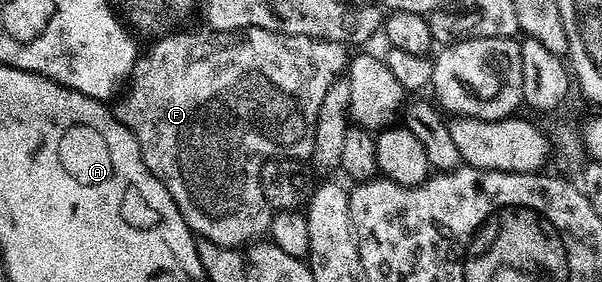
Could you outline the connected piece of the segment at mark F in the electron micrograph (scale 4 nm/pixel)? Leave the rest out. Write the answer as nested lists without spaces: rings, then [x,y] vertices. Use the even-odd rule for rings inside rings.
[[[238,29],[234,33],[214,33],[207,41],[198,33],[178,32],[174,31],[169,35],[157,38],[151,44],[154,46],[147,53],[145,50],[134,62],[130,79],[124,86],[124,92],[117,98],[118,106],[113,106],[112,112],[120,123],[124,123],[124,127],[128,127],[128,131],[132,131],[148,171],[152,171],[152,175],[156,175],[156,179],[160,179],[160,183],[164,183],[164,187],[168,187],[168,195],[172,195],[176,207],[180,207],[180,215],[184,215],[184,223],[188,223],[195,238],[211,241],[220,247],[229,249],[246,247],[265,238],[270,232],[272,210],[269,203],[266,202],[261,185],[263,162],[280,157],[306,159],[313,154],[316,119],[320,115],[320,103],[324,100],[328,87],[332,87],[334,80],[347,72],[348,49],[347,46],[340,43],[321,41],[311,37],[297,37],[267,29]]]

